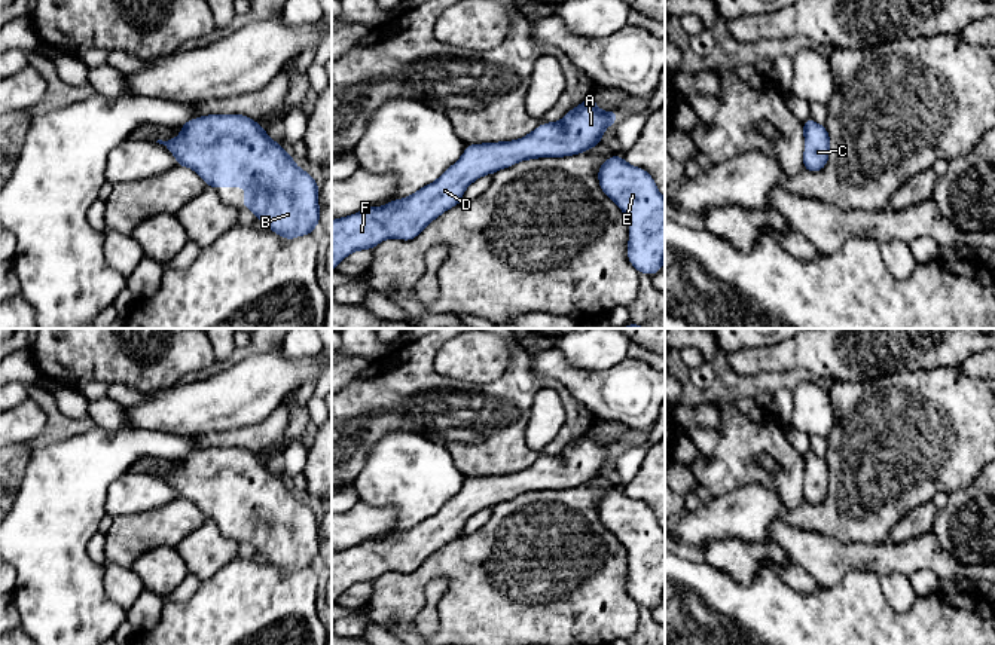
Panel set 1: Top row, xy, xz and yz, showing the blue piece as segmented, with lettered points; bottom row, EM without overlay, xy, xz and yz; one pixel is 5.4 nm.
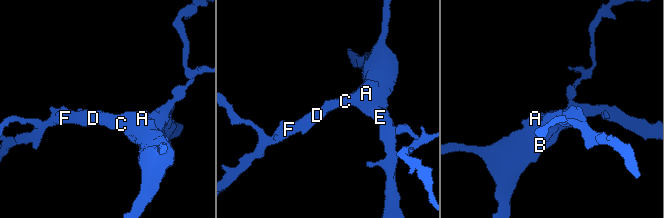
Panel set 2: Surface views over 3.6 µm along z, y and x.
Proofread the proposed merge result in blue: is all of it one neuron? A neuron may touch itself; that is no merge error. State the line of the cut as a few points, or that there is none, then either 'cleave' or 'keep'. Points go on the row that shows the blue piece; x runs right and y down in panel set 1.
no cut; keep

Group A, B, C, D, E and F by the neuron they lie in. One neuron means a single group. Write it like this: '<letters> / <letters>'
A B C D E F

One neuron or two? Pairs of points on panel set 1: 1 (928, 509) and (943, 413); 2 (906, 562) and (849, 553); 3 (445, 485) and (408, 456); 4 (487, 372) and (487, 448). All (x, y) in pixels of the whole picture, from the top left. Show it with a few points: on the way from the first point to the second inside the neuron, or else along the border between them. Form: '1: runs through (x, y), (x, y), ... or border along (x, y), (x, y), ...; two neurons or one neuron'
1: border along (930, 501), (913, 507), (900, 520); two neurons
2: runs through (893, 558), (863, 556); one neuron
3: runs through (436, 479), (430, 479), (417, 465); one neuron
4: border along (510, 357), (509, 366), (490, 382), (452, 379); two neurons

